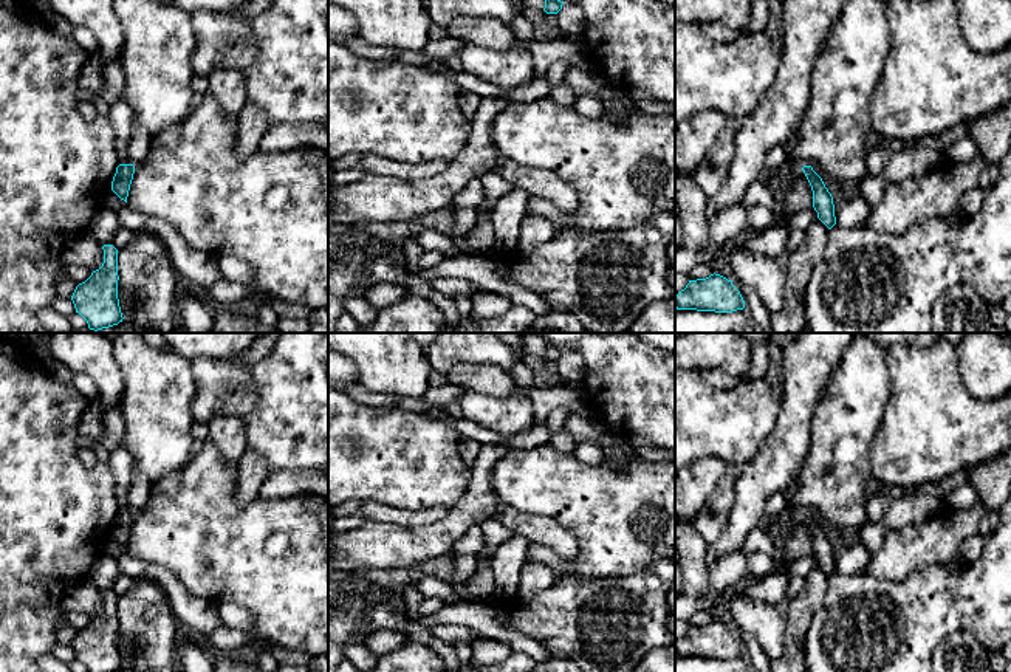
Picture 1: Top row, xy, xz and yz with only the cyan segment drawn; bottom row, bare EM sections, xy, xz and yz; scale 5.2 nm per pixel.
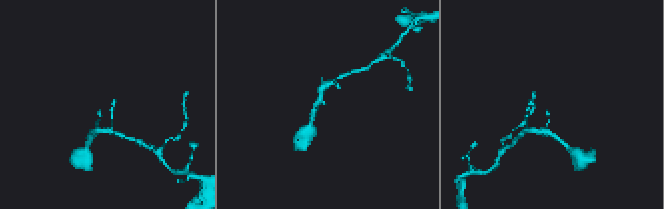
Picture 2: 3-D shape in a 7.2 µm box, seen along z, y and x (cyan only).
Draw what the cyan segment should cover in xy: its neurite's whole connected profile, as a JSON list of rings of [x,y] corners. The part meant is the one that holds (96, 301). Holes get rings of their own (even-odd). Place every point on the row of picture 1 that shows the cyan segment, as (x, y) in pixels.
[[[104,245],[102,249],[102,266],[79,283],[71,296],[76,313],[94,331],[118,325],[124,319],[118,299],[118,249],[113,245]]]

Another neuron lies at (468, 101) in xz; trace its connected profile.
[[[460,90],[457,93],[457,102],[460,105],[461,113],[468,118],[472,119],[472,116],[477,113],[482,98],[472,91],[464,91]]]

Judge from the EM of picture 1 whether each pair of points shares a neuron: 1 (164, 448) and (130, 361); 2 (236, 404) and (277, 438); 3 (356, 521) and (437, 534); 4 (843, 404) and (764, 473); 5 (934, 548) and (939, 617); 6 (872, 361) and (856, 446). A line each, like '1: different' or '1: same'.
1: same
2: different
3: different
4: different
5: different
6: same

